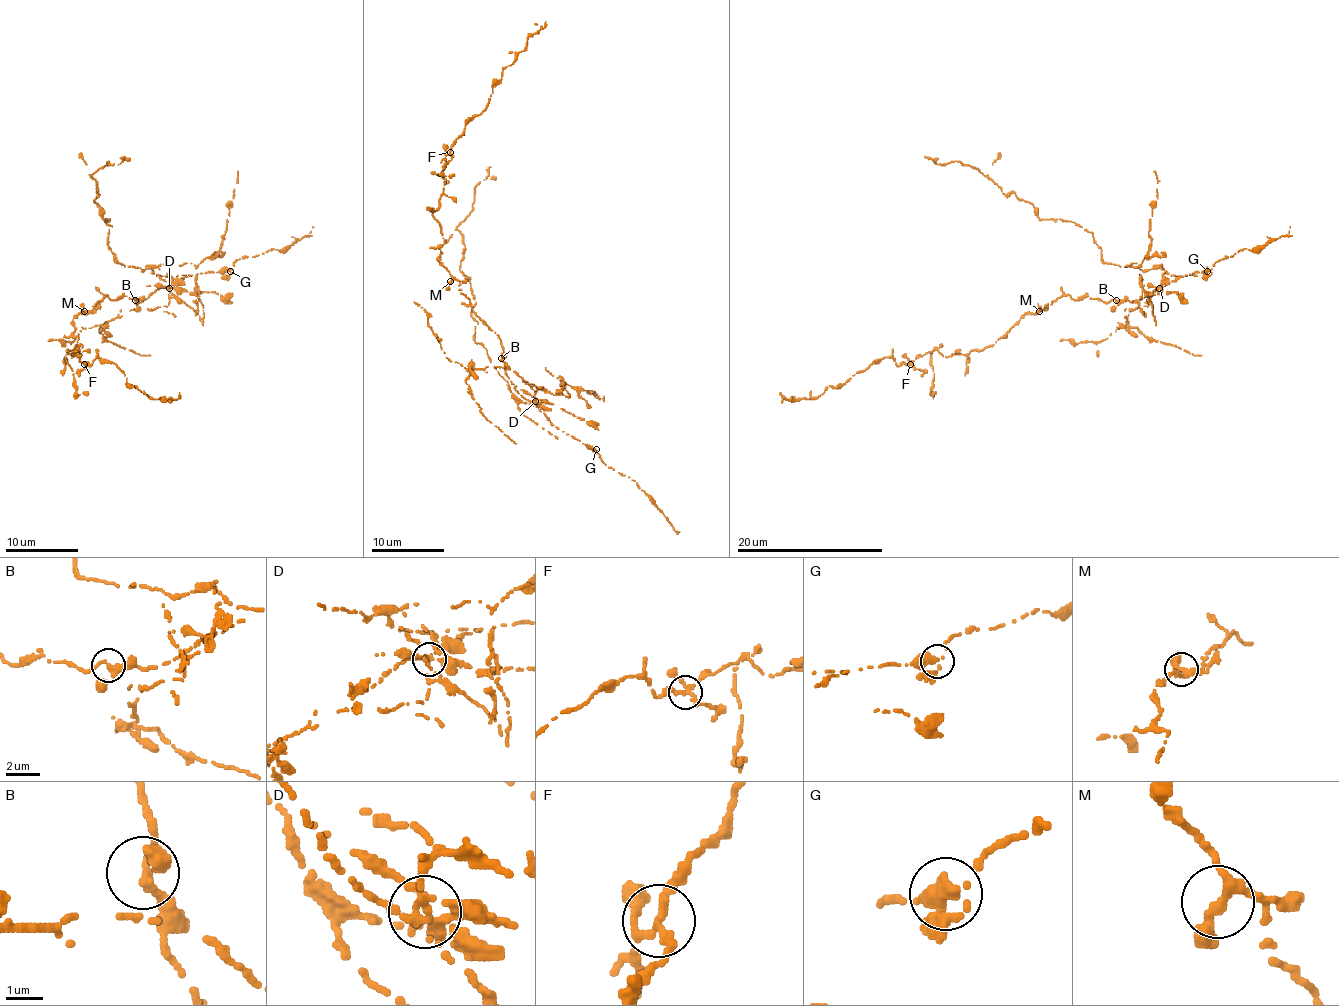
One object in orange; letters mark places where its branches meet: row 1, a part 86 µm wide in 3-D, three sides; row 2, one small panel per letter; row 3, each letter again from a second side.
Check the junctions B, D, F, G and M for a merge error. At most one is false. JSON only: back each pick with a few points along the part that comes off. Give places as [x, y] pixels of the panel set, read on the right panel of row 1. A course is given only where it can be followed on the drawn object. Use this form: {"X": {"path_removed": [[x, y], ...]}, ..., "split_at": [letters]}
{"D": {"path_removed": [[1160, 287], [1161, 263], [1149, 271], [1107, 263], [1074, 221], [1041, 220], [968, 165], [937, 157]]}, "split_at": ["D"]}

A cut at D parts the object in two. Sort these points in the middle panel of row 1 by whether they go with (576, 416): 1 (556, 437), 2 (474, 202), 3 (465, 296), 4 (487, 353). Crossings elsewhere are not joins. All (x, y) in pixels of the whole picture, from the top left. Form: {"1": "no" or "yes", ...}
{"1": "yes", "2": "yes", "3": "no", "4": "yes"}

